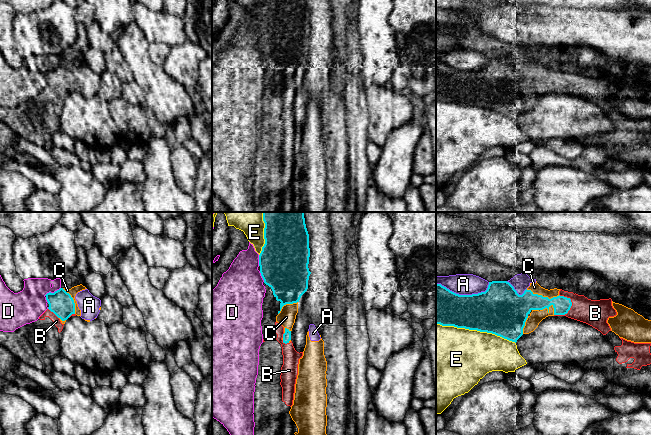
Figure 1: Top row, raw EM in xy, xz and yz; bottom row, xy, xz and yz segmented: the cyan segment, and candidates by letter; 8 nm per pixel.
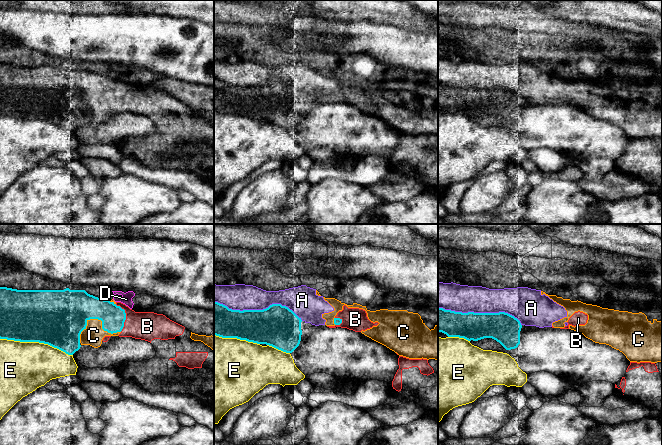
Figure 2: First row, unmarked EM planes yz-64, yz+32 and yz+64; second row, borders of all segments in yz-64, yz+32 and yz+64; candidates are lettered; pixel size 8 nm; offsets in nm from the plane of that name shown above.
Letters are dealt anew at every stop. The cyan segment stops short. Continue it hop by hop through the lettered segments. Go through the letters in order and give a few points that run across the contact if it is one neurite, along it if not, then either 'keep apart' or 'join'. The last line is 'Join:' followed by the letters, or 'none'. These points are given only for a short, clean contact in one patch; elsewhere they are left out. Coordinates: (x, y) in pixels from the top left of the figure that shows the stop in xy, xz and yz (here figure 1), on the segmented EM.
A: keep apart
B: line yz (561, 304), (568, 310), (586, 310), (595, 313); join
C: keep apart
D: keep apart
E: keep apart
Join: B

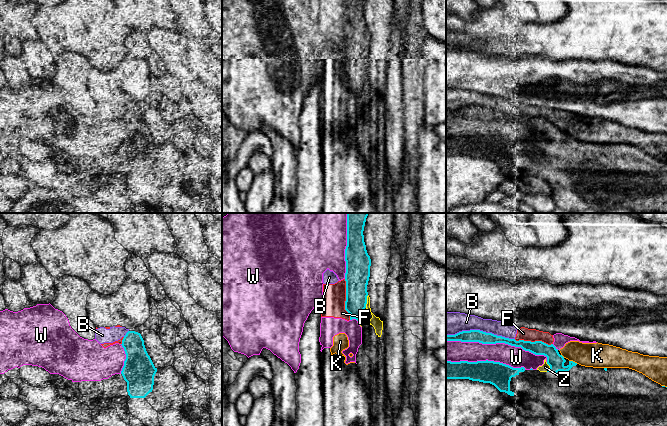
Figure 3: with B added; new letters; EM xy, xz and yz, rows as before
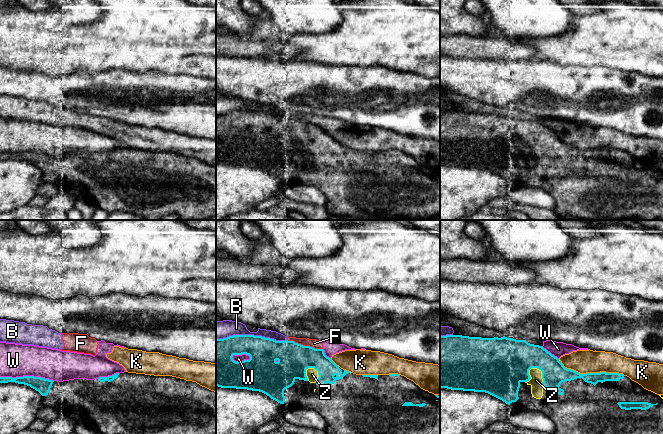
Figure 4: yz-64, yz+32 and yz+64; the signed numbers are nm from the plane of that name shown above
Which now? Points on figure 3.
B: keep apart
F: keep apart
K: keep apart
W: keep apart
Z: keep apart
Join: none

